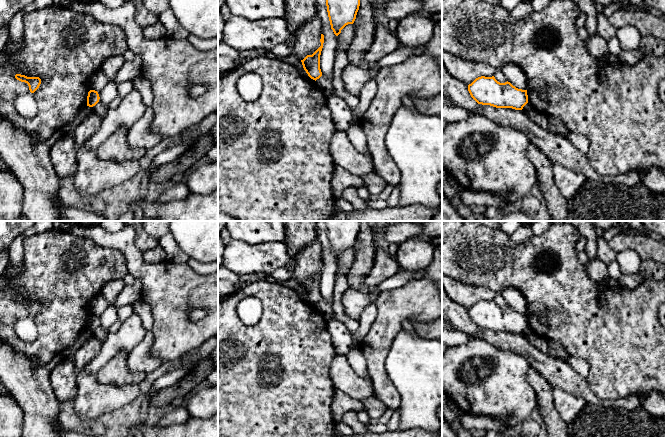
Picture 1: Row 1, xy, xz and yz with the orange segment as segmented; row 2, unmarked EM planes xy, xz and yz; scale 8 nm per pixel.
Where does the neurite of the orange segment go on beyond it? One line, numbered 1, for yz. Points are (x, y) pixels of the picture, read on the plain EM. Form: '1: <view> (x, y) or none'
1: none

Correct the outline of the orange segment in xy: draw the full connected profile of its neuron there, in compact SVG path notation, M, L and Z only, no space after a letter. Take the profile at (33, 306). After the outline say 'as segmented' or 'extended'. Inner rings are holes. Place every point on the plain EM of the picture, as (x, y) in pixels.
M16 298L15 302L21 306L27 307L31 317L34 317L41 308L41 303L39 301L27 301L25 299Z; as segmented

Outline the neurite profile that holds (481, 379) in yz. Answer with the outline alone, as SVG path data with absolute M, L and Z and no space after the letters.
M480 338L447 347L442 353L442 391L465 414L508 417L509 427L531 418L537 408L536 394L527 381L528 360L518 353L497 348Z

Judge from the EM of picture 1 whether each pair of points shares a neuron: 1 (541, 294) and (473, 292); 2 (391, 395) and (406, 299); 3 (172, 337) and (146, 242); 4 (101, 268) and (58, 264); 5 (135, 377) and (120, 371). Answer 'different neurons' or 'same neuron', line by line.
1: different neurons
2: same neuron
3: different neurons
4: same neuron
5: same neuron

